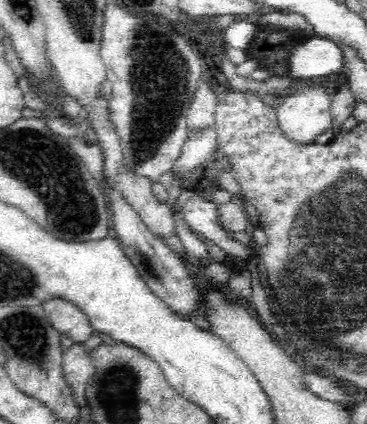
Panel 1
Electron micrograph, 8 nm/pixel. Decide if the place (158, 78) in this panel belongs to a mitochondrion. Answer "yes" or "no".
yes

